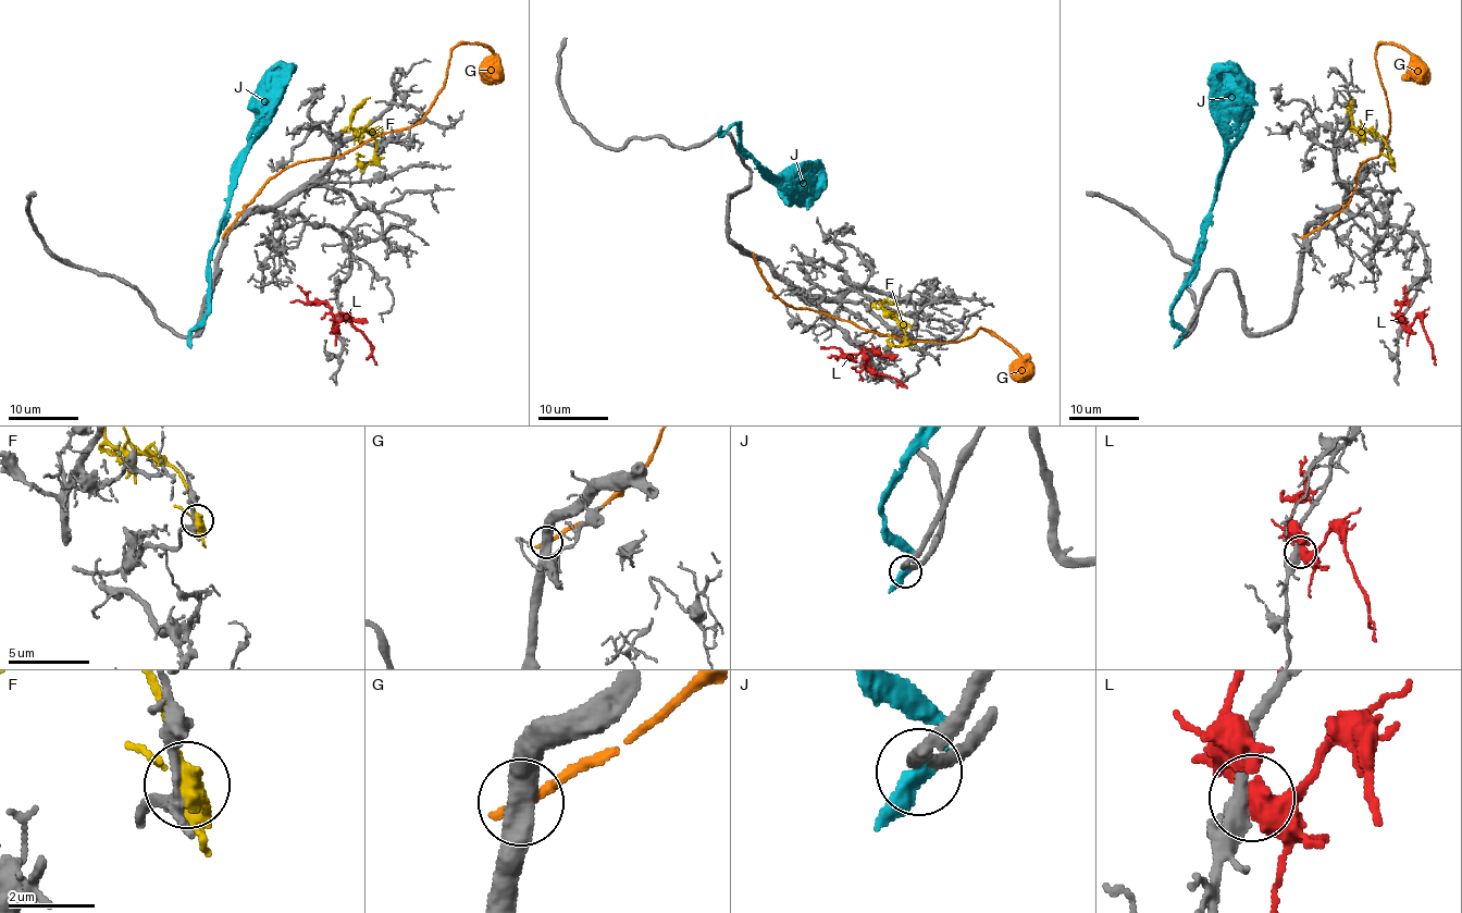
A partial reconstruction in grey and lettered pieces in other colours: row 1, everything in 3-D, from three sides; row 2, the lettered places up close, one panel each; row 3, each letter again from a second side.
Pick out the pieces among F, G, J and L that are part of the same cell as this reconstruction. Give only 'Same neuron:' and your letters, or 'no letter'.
Same neuron: no letter

